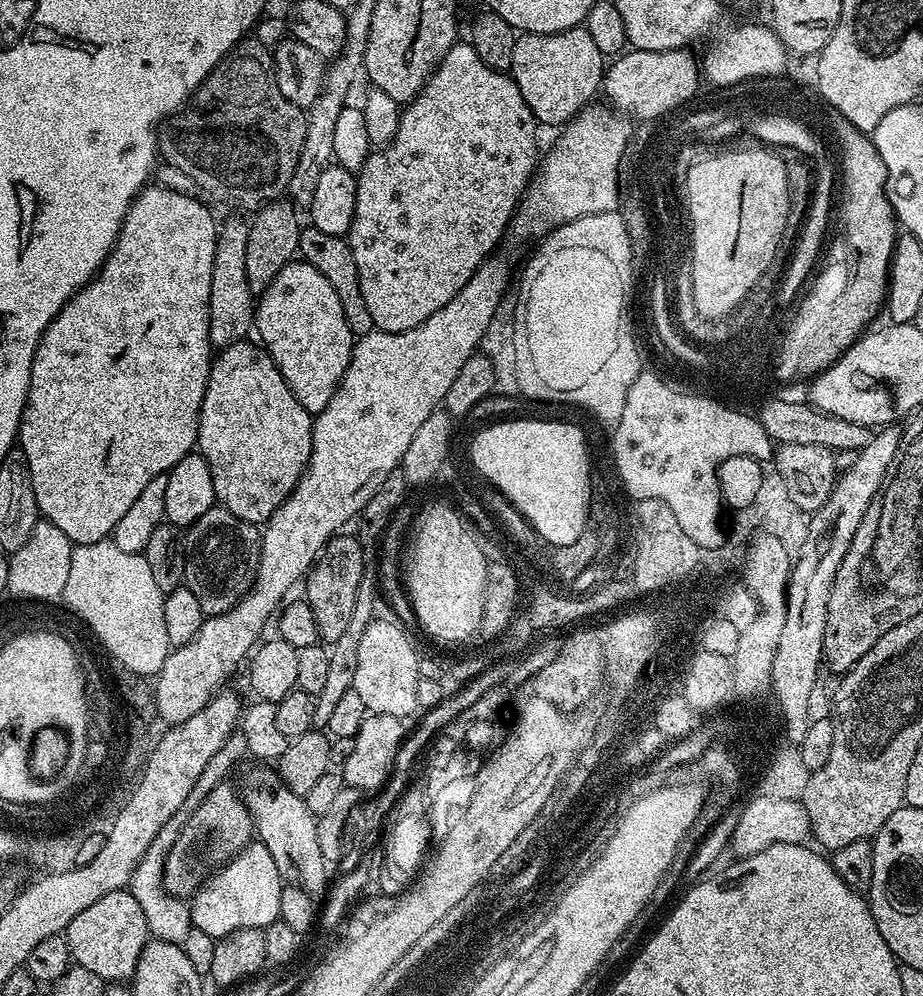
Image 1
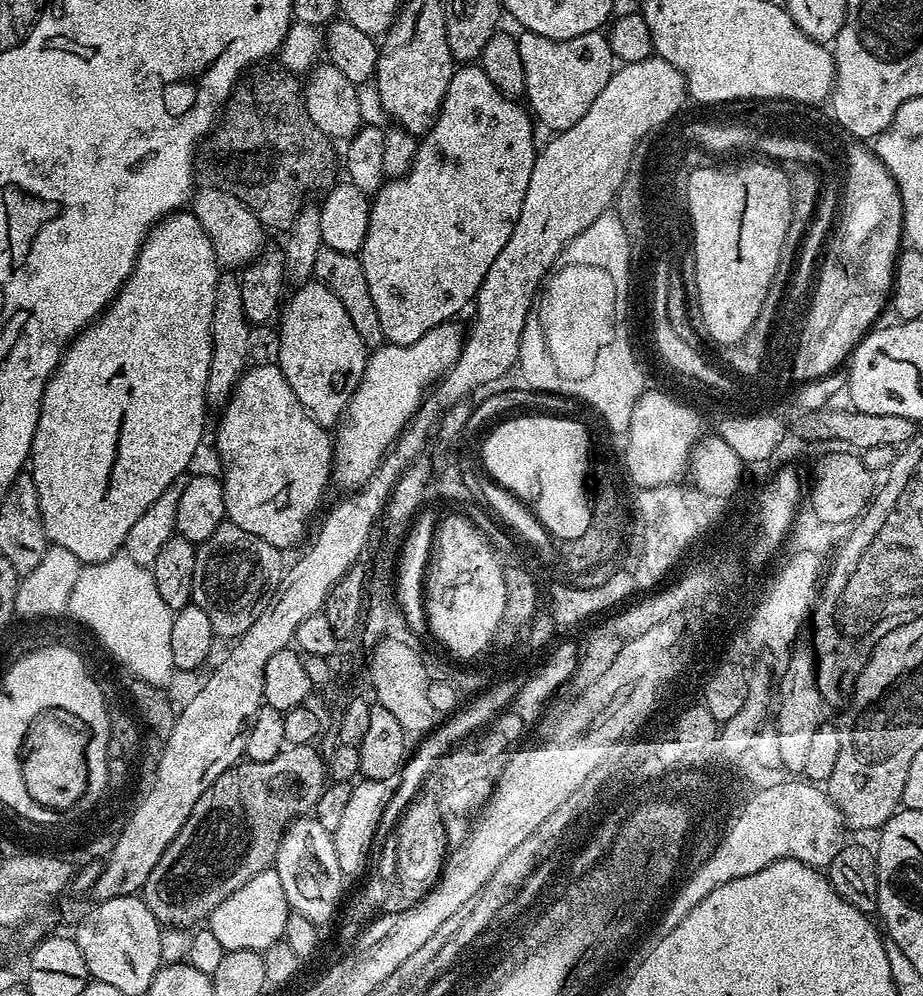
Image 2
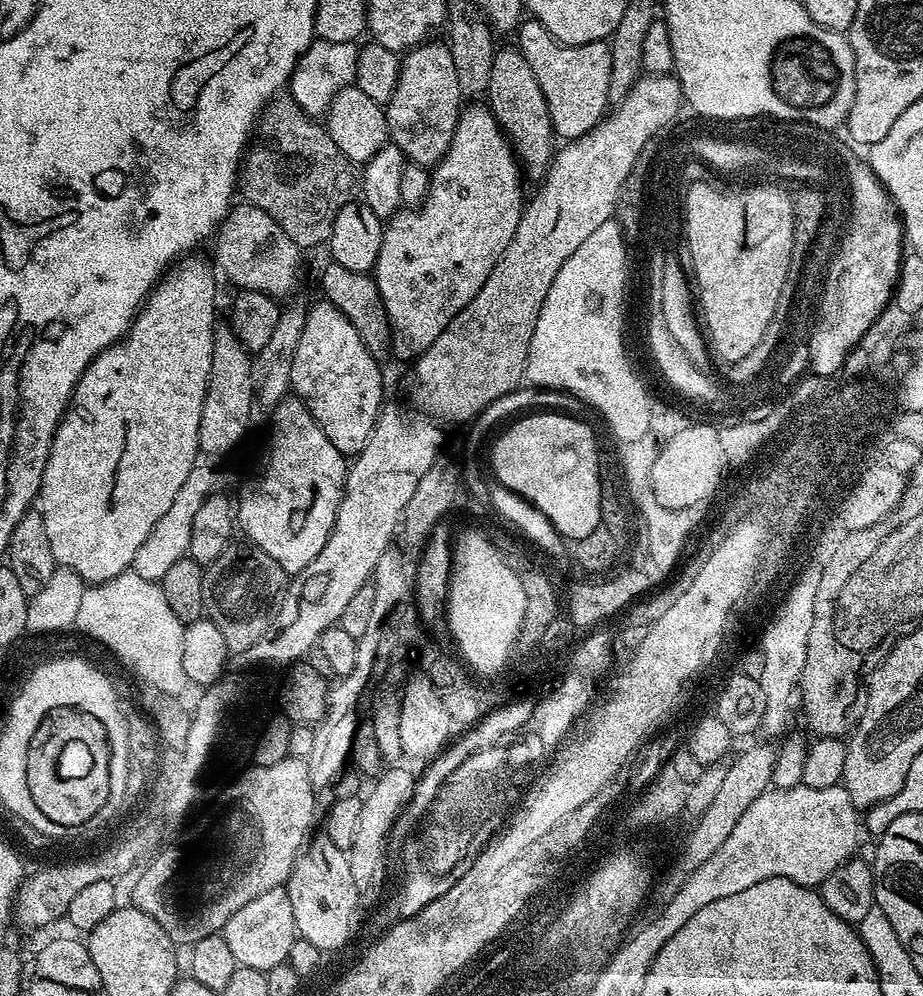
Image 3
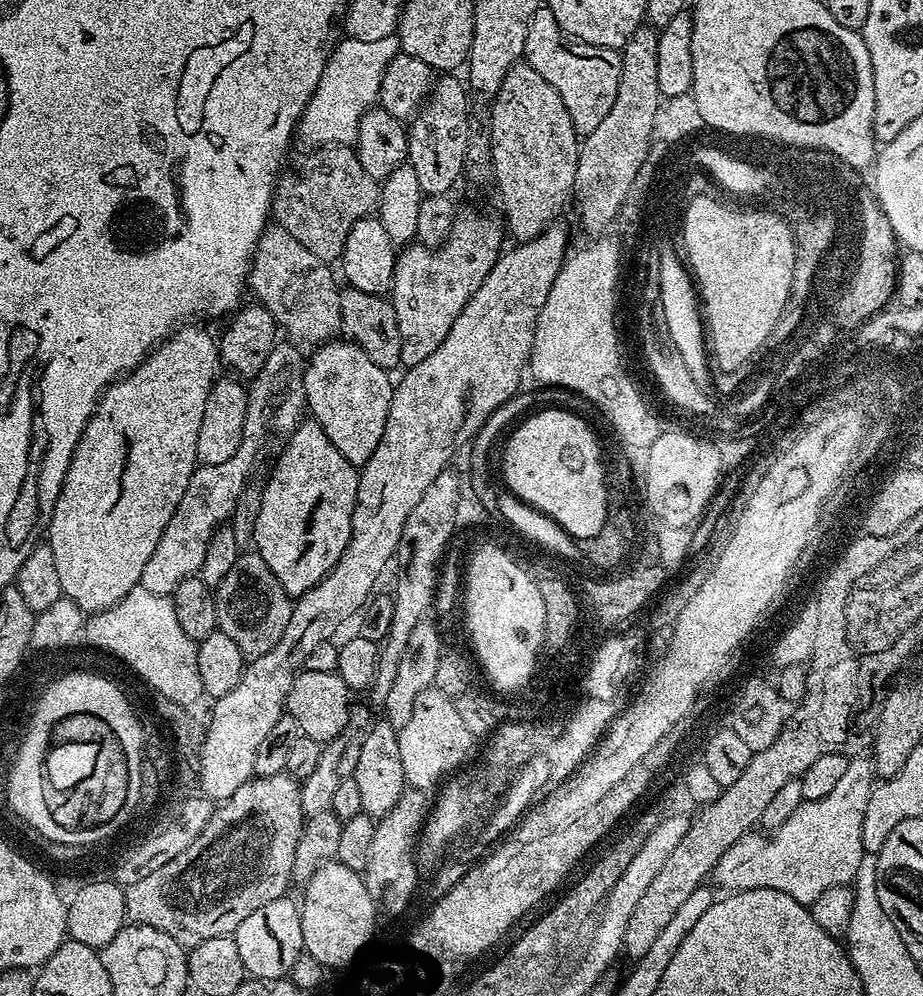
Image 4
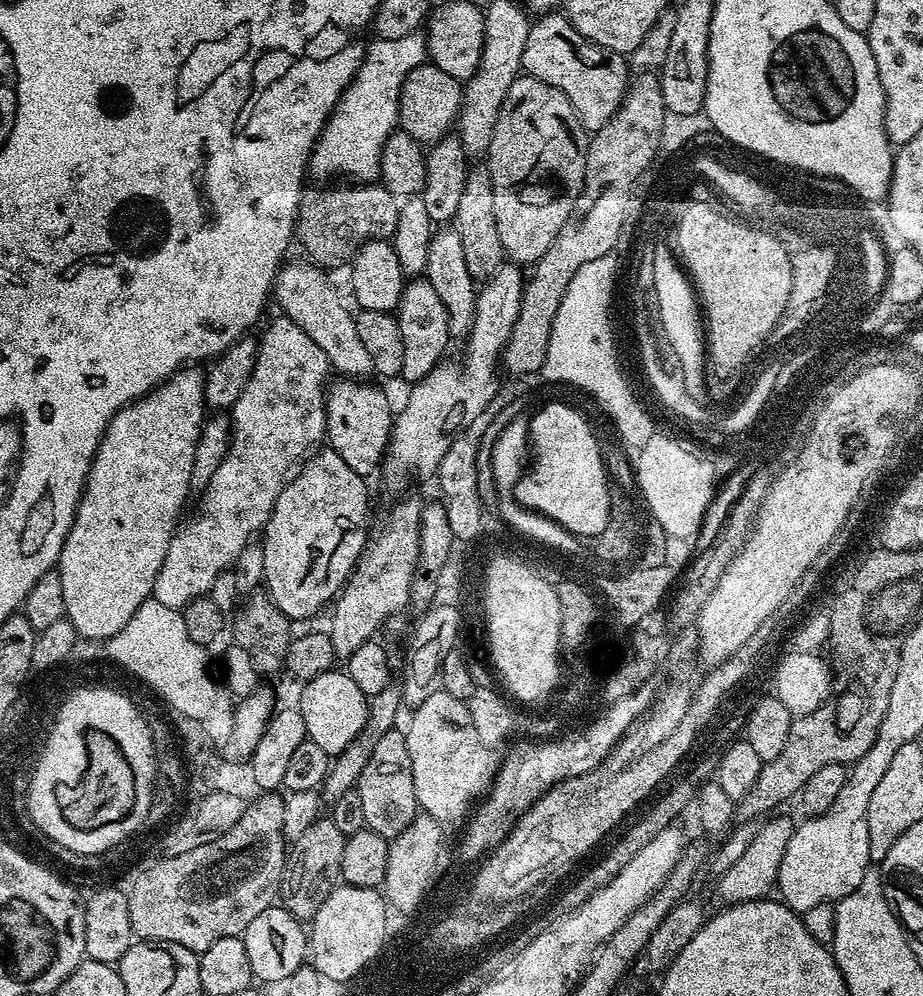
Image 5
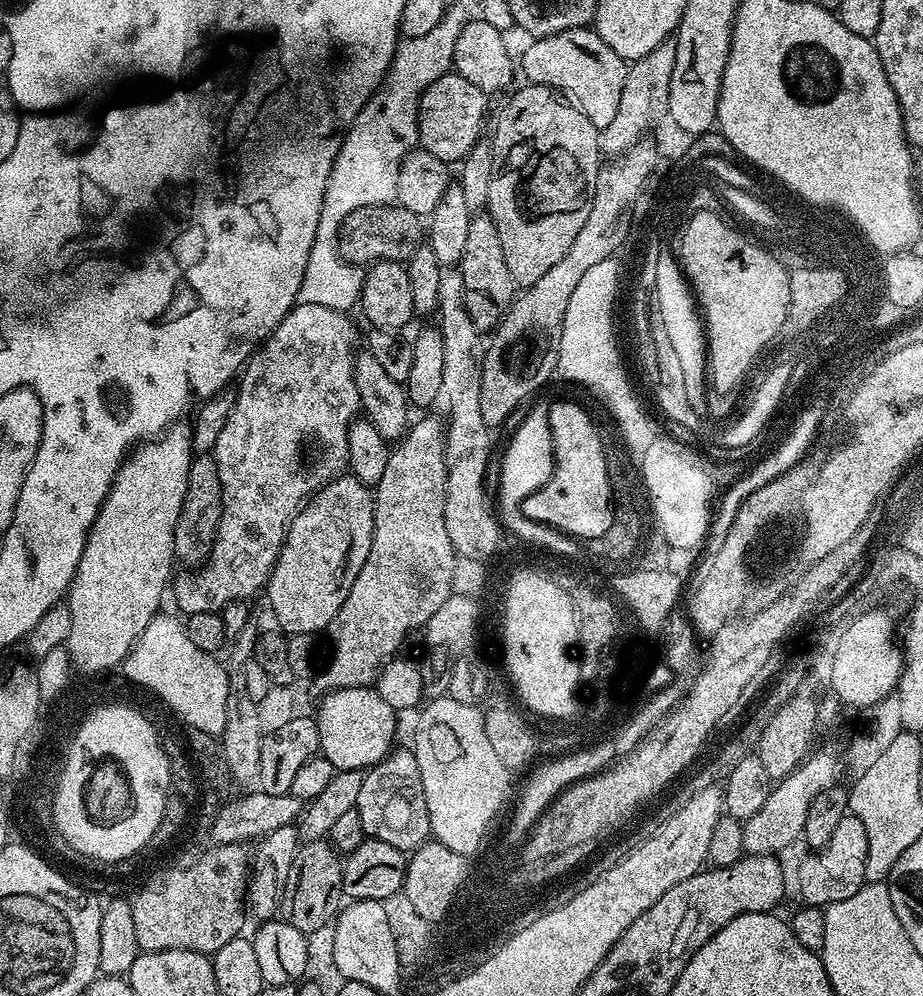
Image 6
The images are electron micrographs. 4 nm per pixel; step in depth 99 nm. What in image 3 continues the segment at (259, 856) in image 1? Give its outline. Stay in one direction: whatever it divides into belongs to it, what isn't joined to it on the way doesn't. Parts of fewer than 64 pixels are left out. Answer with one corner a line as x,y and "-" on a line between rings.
278,887
266,890
266,894
258,894
258,898
246,902
246,906
242,906
242,910
238,910
238,914
234,914
230,922
226,922
222,934
239,967
267,973
274,966
285,963
290,954
290,946
294,946
298,939
294,910
290,906
287,891

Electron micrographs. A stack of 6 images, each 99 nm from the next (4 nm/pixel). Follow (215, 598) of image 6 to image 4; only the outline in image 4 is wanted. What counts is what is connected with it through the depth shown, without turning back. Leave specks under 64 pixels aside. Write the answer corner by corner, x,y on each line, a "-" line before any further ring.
277,342
272,345
270,358
266,366
247,385
248,390
248,410
246,412
246,426
244,427
244,437
234,454
234,458
226,458
218,466
205,464
197,467
196,473
190,478
186,486
186,494
182,494
182,502
178,502
178,510
174,510
174,516
162,530
162,538
158,538
158,546
154,546
154,554
150,554
150,562
146,562
146,570
142,570
142,578
139,587
150,590
150,594
171,597
172,593
178,590
178,586
186,578
197,575
200,567
206,562
206,552
210,546
210,538
216,533
216,529
227,525
232,516
232,511
236,508
236,503
240,500
240,495
244,492
244,487
248,484
248,475
256,468
256,459
260,456
260,451
264,448
264,443
268,440
268,431
273,428
276,432
290,434
296,429
296,425
306,416
306,405
304,403
304,365
306,363
305,353
300,353
295,343

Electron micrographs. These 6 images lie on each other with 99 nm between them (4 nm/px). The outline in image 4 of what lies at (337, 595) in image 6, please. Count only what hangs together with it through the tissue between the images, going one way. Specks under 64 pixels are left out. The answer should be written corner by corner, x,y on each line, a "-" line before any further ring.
305,418
296,425
296,429
287,437
288,445
280,452
280,461
272,468
272,477
260,496
260,509
256,512
256,521
252,524
252,536
256,539
255,551
274,570
274,578
282,582
286,594
290,597
301,596
330,571
342,558
352,533
354,506
358,498
360,474
357,465
346,462
338,454
338,446
326,438
326,430
318,422

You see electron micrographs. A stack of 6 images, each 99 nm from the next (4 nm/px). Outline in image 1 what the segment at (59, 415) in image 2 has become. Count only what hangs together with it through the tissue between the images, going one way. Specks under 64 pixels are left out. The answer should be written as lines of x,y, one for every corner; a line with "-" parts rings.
163,186
152,187
145,187
132,201
126,218
120,223
116,247
112,249
99,272
85,288
75,292
66,302
66,306
62,306
62,310
52,319
50,326
42,334
40,345
34,354
34,366
30,370
28,404
20,422
18,448
24,453
24,463
28,466
39,515
58,526
58,530
62,530
62,534
66,534
66,538
70,538
73,545
93,544
109,539
114,526
122,522
122,514
126,514
126,510
134,506
138,494
146,490
148,483
167,474
175,464
182,462
182,458
186,458
188,453
196,448
200,407
206,394
206,382
214,359
208,325
208,303
218,220
212,217
211,210
207,208
209,205
203,199
195,200
195,195
175,192

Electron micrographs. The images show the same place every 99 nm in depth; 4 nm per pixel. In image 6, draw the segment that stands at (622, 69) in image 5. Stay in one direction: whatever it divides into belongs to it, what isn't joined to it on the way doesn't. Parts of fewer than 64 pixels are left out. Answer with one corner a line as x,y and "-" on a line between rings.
591,27
562,30
549,37
533,39
528,49
518,56
518,68
524,71
524,80
553,88
590,122
603,130
610,126
622,98
622,85
626,83
628,64

